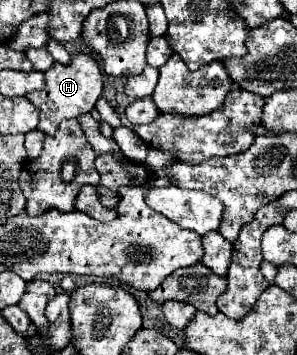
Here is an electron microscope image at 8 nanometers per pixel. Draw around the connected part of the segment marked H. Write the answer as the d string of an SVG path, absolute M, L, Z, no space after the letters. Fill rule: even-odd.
M79 53L79 55L73 55L71 65L55 63L45 73L45 89L27 93L25 97L39 109L37 129L45 135L55 135L55 131L59 129L59 123L63 119L73 119L83 113L89 113L95 107L97 99L101 97L101 89L103 89L103 75L99 71L99 65L95 63L95 59L91 55Z

